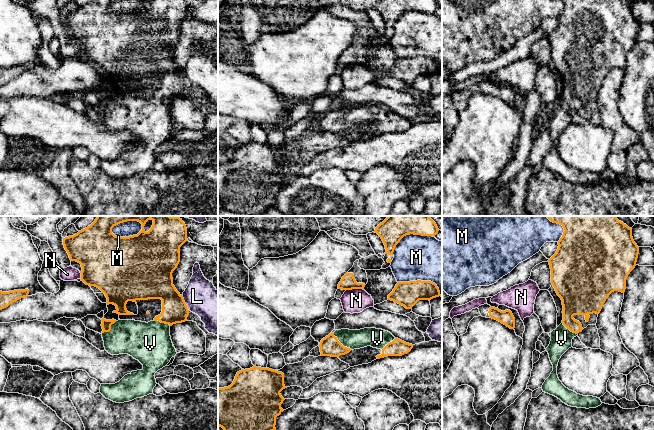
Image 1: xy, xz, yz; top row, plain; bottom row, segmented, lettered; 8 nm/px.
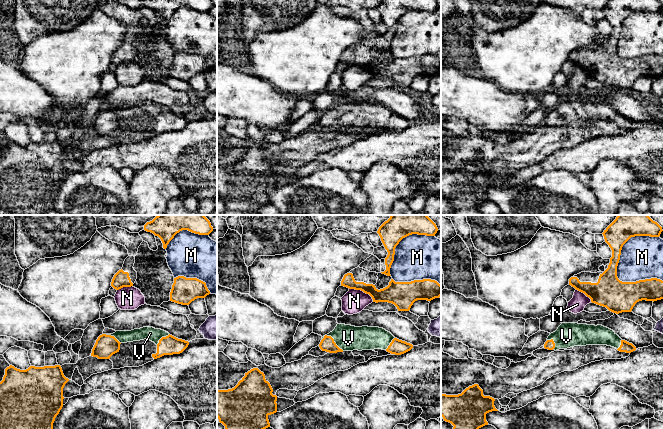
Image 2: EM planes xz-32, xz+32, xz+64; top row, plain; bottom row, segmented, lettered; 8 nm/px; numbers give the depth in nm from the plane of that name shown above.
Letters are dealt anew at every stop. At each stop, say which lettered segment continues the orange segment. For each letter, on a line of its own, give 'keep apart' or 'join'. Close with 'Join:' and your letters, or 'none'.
L: keep apart
M: keep apart
N: keep apart
V: join
Join: V

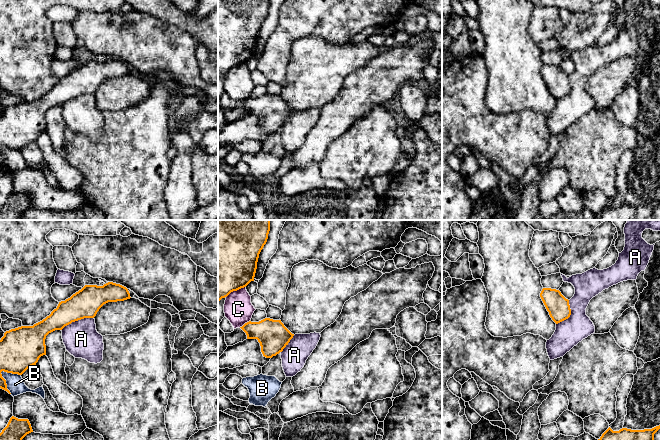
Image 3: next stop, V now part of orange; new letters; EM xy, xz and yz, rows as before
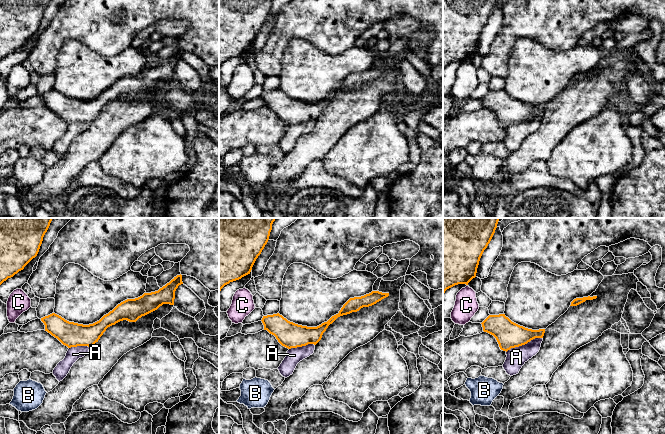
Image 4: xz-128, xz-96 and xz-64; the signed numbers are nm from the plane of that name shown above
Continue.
A: keep apart
B: keep apart
C: keep apart
Join: none

